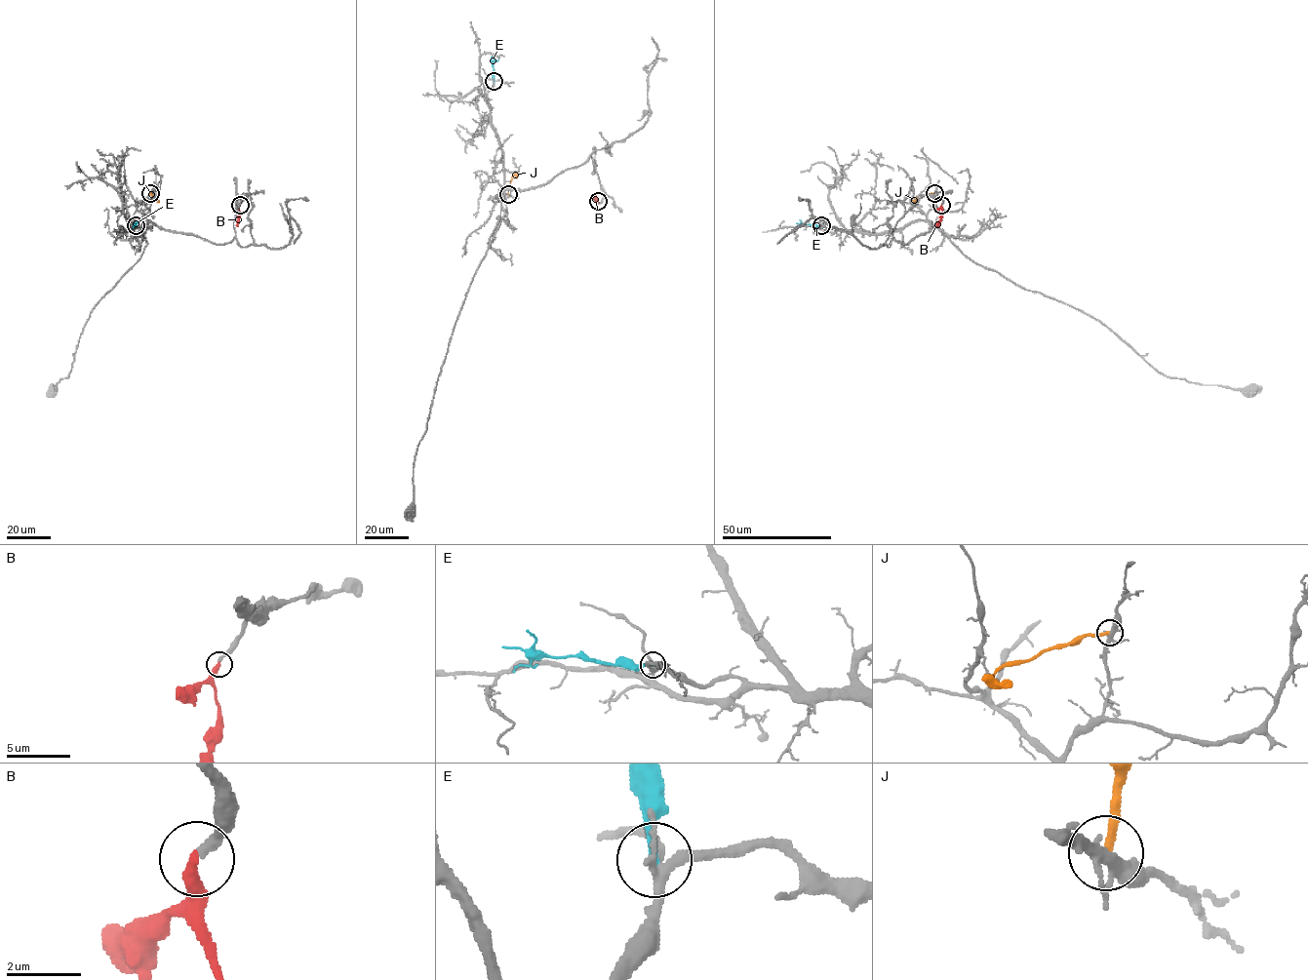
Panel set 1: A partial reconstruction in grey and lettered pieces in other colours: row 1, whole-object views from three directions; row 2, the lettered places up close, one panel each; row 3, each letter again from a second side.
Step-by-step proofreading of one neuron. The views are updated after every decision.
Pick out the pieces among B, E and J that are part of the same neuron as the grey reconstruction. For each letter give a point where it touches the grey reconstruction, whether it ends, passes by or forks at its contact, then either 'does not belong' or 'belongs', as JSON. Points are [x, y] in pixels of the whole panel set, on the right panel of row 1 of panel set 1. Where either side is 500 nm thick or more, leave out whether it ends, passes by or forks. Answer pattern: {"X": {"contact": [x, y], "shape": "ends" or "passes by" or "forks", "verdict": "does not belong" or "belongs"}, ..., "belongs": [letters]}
{"B": {"contact": [941, 205], "shape": "ends", "verdict": "belongs"}, "E": {"contact": [821, 225], "shape": "ends", "verdict": "does not belong"}, "J": {"contact": [934, 193], "shape": "ends", "verdict": "does not belong"}, "belongs": ["B"]}

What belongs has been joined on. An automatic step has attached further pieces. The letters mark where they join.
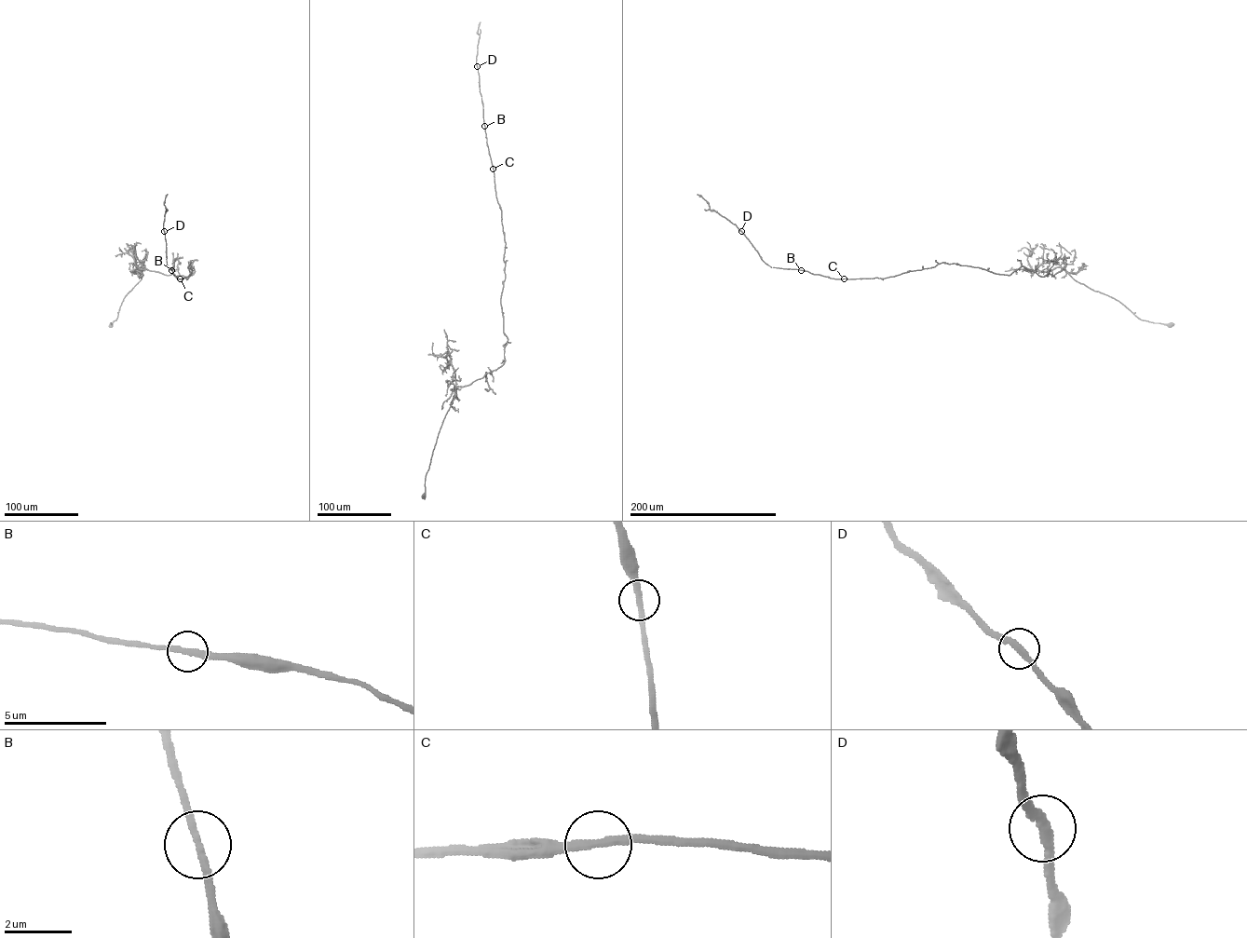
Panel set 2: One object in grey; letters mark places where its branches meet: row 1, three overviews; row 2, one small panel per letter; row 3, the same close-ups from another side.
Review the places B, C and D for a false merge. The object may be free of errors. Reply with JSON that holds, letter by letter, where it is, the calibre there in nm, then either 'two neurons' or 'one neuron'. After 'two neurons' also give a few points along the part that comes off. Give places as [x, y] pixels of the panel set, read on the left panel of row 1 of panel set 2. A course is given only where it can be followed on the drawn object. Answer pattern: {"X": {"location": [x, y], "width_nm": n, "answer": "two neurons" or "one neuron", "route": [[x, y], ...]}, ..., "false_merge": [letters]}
{"B": {"location": [171, 270], "width_nm": 240, "answer": "one neuron"}, "C": {"location": [180, 278], "width_nm": 240, "answer": "one neuron"}, "D": {"location": [164, 231], "width_nm": 240, "answer": "one neuron"}, "false_merge": []}

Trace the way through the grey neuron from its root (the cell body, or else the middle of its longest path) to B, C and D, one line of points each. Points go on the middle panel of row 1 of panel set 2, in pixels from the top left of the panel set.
B: (424, 495), (426, 474), (455, 387), (470, 385), (505, 360), (508, 338), (500, 297), (506, 242), (484, 126)
C: (424, 495), (426, 474), (455, 387), (470, 385), (505, 360), (508, 338), (500, 297), (506, 242), (493, 169)
D: (424, 495), (426, 474), (455, 387), (470, 385), (505, 360), (508, 338), (500, 297), (506, 242), (477, 66)

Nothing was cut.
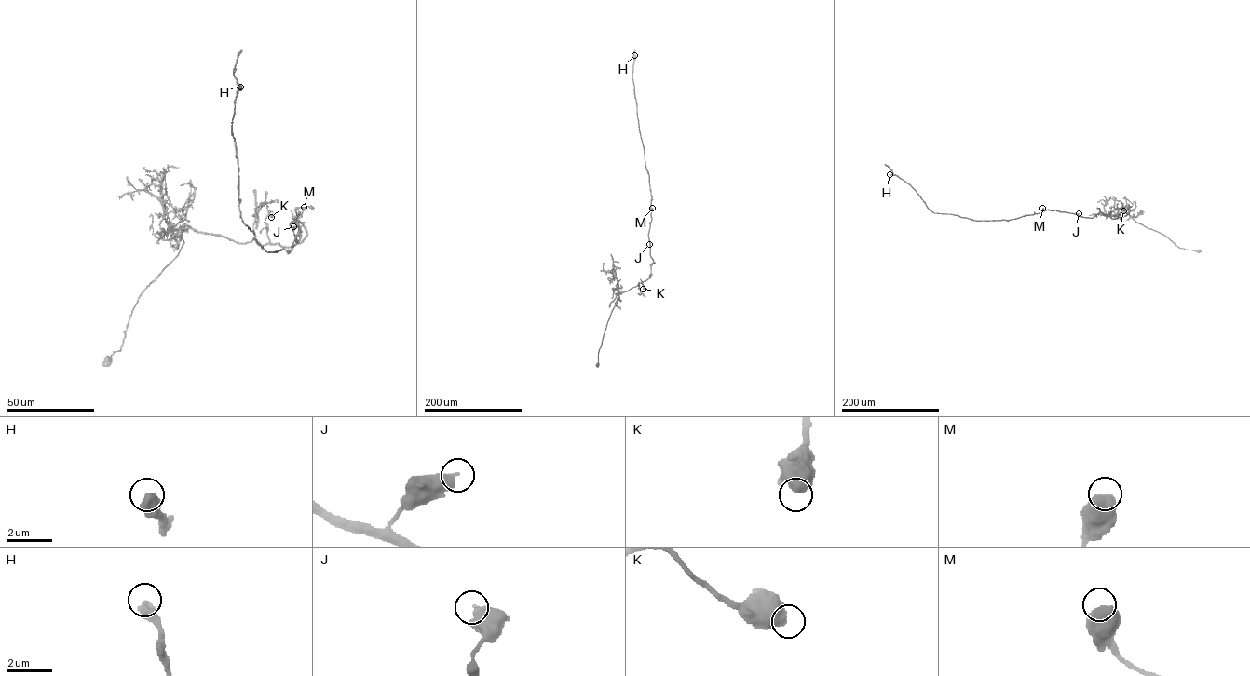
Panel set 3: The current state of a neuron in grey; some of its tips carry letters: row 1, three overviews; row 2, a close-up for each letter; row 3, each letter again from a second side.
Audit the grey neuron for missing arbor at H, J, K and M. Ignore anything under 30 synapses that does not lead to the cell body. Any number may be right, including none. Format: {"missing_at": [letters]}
{"missing_at": []}

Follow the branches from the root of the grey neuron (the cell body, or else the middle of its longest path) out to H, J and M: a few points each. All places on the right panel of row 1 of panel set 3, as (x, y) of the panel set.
H: (1198, 250), (1179, 248), (1126, 213), (1113, 219), (1047, 209), (985, 221), (934, 212), (910, 184), (889, 174)
J: (1198, 250), (1179, 248), (1126, 213), (1114, 219), (1101, 212), (1092, 218), (1079, 213)
M: (1198, 250), (1179, 248), (1126, 213), (1121, 218), (1113, 219), (1099, 212), (1091, 218), (1042, 208)

